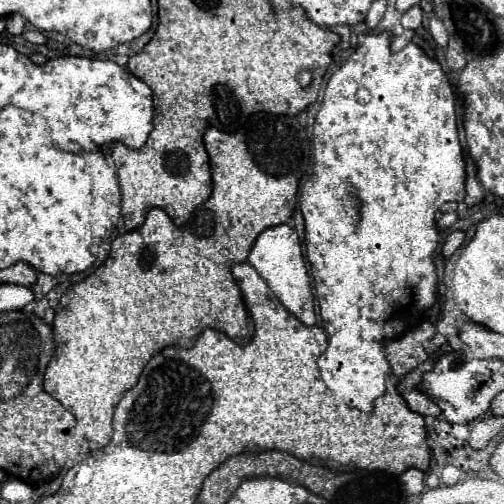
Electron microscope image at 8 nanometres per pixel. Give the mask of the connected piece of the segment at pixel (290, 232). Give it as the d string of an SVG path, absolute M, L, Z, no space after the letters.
M278 224L272 228L266 228L258 240L254 242L254 248L248 256L248 262L258 270L258 274L268 282L270 290L278 296L278 300L284 304L284 308L294 314L300 322L306 326L316 324L316 314L314 314L314 294L312 294L312 284L308 276L308 268L302 258L300 242L298 242L298 232L290 224Z

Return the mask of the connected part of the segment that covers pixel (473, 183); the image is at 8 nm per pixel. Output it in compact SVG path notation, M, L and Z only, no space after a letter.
M472 158L466 160L466 194L468 196L464 198L464 202L468 206L476 206L476 204L480 204L484 200L484 188L476 180L476 164L474 164Z

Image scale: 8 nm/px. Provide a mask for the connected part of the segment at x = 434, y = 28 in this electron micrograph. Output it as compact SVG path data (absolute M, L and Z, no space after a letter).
M430 18L430 24L428 24L428 30L430 30L430 34L432 34L432 38L436 40L436 44L438 46L446 46L448 44L448 32L444 30L444 26L442 26L442 22L438 20L438 18Z

